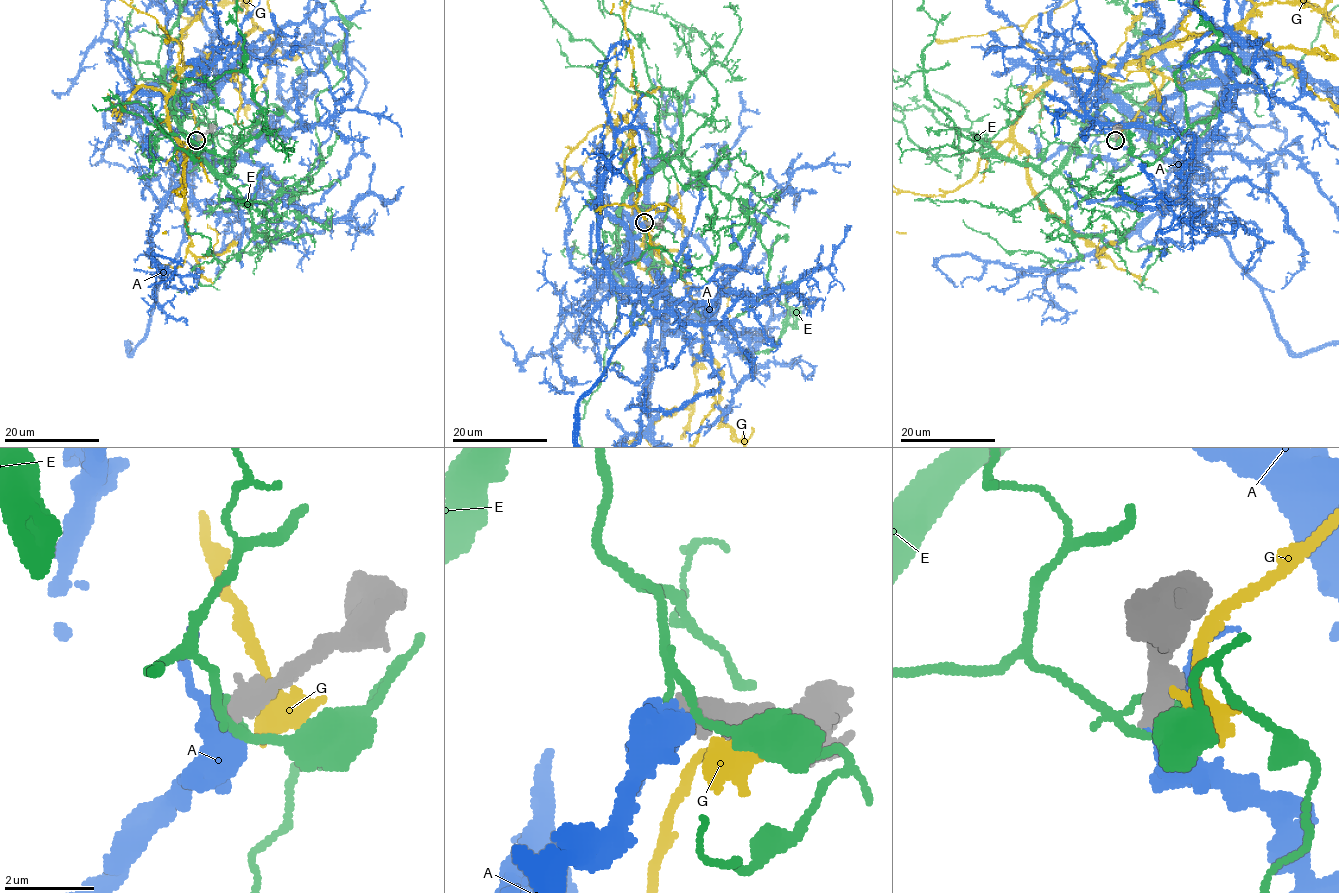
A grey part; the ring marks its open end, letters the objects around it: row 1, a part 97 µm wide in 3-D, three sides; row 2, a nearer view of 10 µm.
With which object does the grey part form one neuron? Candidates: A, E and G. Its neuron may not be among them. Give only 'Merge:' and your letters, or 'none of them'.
Merge: A

